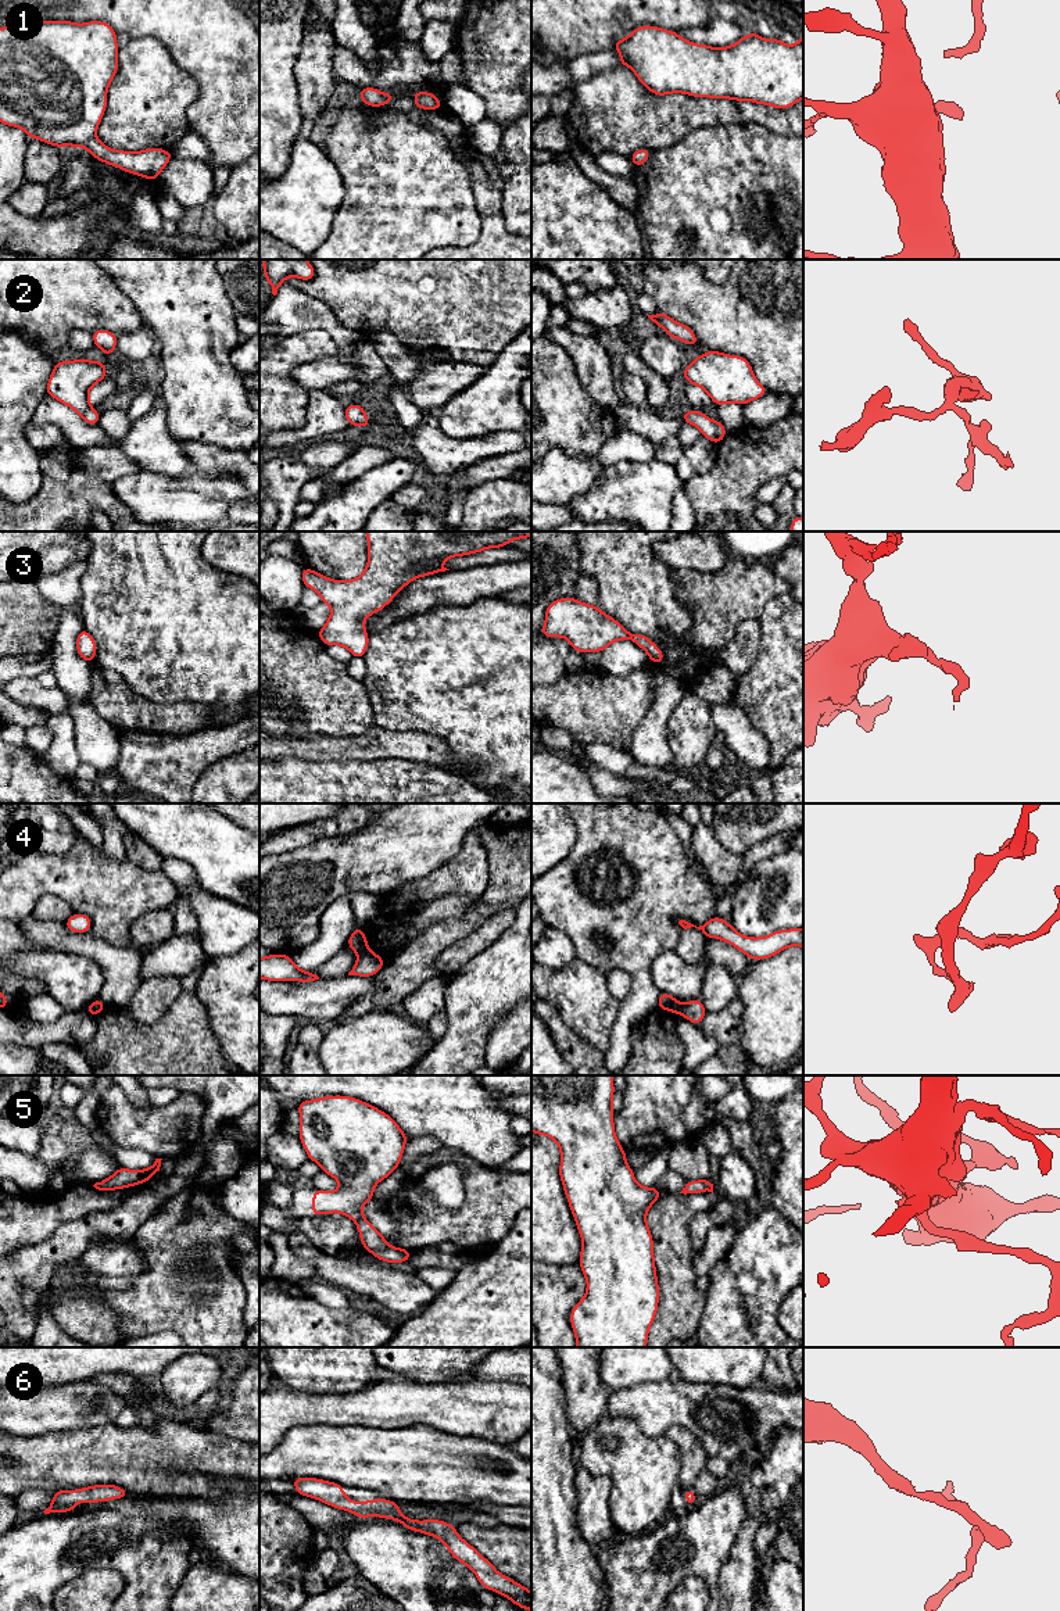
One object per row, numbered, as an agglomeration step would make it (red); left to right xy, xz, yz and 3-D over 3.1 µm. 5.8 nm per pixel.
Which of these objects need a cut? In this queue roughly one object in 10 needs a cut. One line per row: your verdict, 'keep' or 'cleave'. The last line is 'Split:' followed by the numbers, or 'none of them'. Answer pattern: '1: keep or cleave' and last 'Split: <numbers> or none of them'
1: keep
2: keep
3: keep
4: cleave
5: keep
6: keep
Split: 4

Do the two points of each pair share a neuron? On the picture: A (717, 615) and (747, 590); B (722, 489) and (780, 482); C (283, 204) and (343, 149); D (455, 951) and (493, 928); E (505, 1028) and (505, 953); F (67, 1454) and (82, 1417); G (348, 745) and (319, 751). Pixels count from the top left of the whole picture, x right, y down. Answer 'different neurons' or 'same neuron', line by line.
A: same neuron
B: different neurons
C: different neurons
D: same neuron
E: different neurons
F: different neurons
G: same neuron

